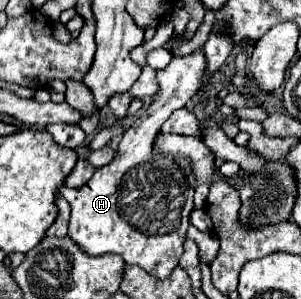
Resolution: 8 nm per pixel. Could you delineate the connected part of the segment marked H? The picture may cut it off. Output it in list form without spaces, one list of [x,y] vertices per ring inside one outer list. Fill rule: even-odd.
[[[202,47],[190,55],[174,57],[166,69],[157,70],[158,91],[124,133],[116,157],[108,165],[98,167],[84,187],[60,189],[60,195],[72,207],[68,237],[84,253],[118,253],[126,265],[138,265],[156,279],[166,279],[180,263],[190,213],[194,209],[194,191],[184,171],[176,167],[170,157],[154,153],[152,141],[172,111],[182,109],[200,91],[206,71],[208,61]]]

